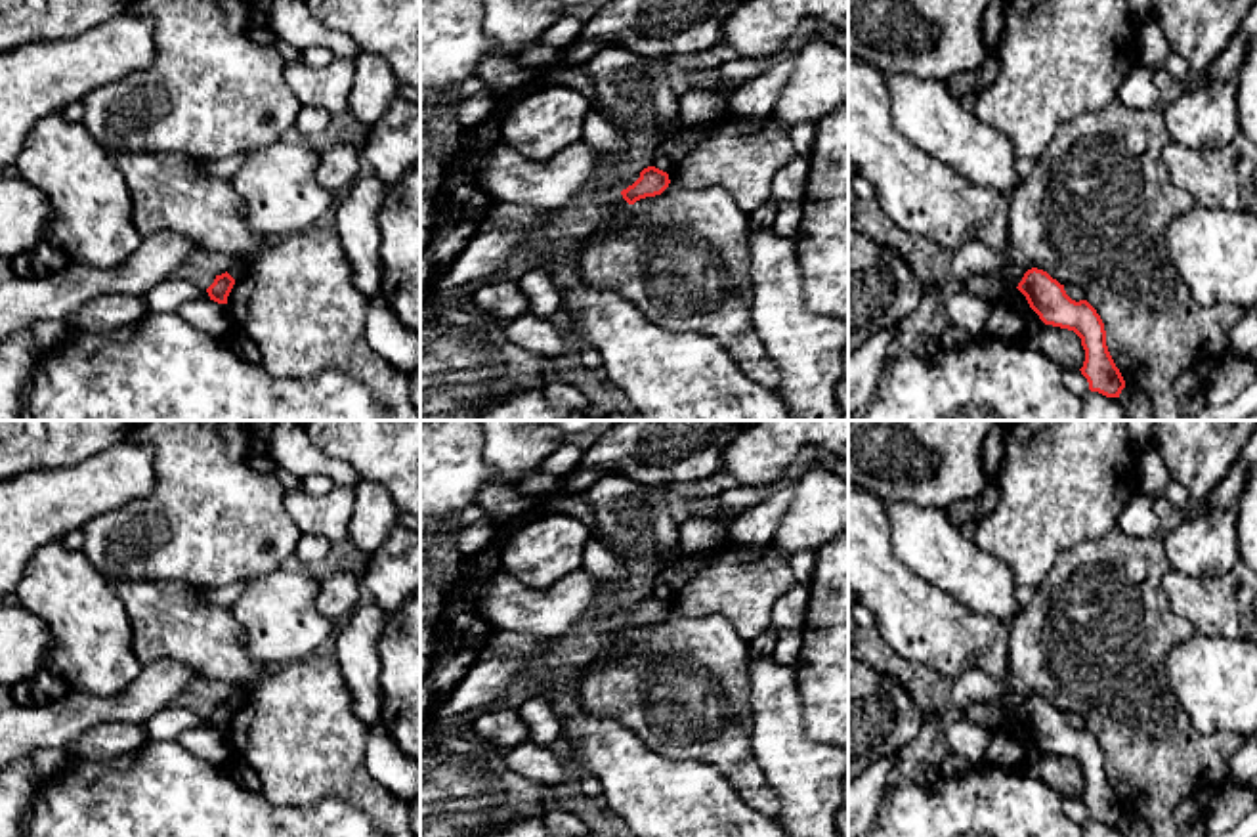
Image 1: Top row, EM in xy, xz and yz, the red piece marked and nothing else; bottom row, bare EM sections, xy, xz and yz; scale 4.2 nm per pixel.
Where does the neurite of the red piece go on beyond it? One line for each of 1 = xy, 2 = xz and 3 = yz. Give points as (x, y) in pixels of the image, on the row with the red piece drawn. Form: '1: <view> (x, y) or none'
1: none
2: none
3: none

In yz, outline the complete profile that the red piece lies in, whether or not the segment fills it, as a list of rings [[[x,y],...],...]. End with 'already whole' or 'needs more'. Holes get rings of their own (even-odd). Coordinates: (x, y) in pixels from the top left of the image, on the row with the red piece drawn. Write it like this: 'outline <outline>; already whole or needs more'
outline [[[1032,268],[1016,287],[1045,325],[1074,331],[1081,338],[1085,361],[1079,369],[1091,392],[1119,397],[1125,380],[1116,367],[1100,315],[1087,300],[1072,300],[1064,285],[1047,271]]]; already whole

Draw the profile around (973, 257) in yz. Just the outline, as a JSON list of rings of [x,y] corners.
[[[969,229],[967,239],[959,245],[955,258],[938,273],[944,285],[955,289],[974,275],[988,275],[1009,264],[1012,245],[991,248],[980,239],[980,229]]]

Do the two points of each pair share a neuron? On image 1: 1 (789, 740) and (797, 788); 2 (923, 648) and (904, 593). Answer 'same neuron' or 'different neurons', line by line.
1: same neuron
2: same neuron

